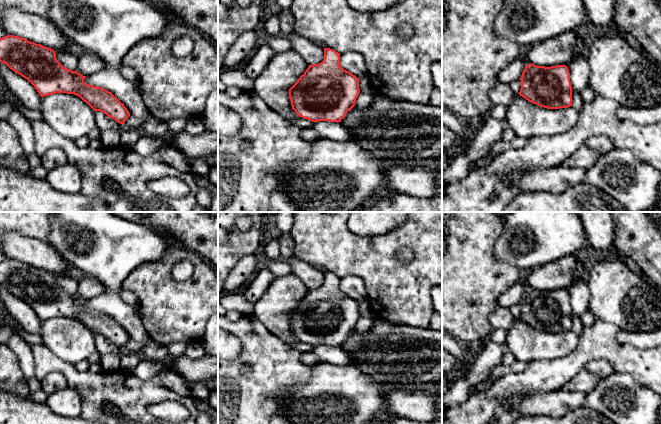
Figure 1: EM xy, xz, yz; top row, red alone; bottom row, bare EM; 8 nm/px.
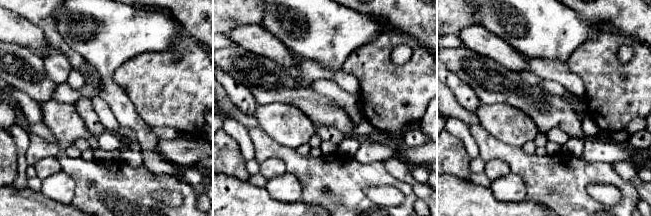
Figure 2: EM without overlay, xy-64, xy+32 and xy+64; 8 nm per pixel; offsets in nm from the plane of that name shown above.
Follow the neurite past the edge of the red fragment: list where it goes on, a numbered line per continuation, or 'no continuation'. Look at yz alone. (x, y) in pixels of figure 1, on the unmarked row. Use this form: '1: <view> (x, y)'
no continuation

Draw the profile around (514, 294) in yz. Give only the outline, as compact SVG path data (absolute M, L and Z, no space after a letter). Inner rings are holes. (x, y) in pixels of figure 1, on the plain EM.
M519 280L513 286L511 286L505 293L501 294L499 297L500 306L510 308L511 306L520 303L526 291L526 285L526 280Z

